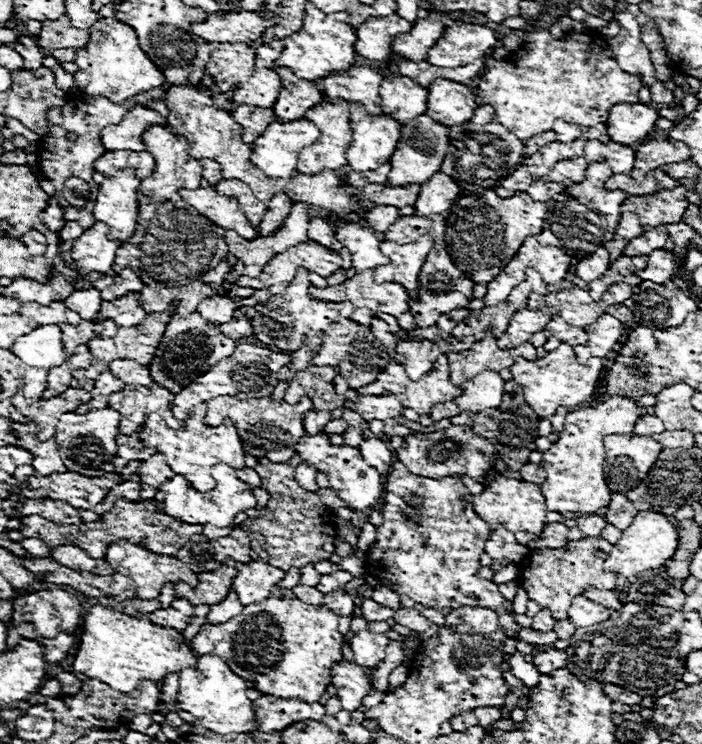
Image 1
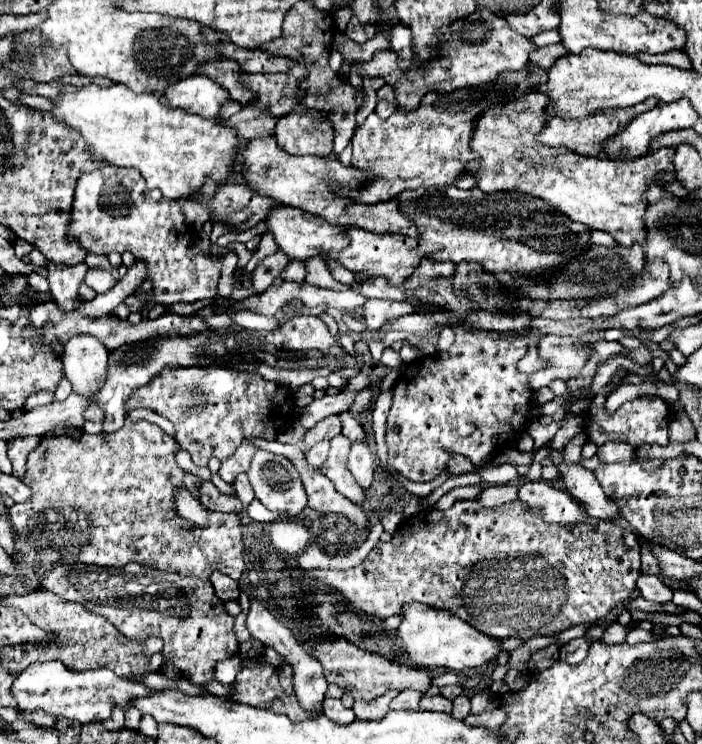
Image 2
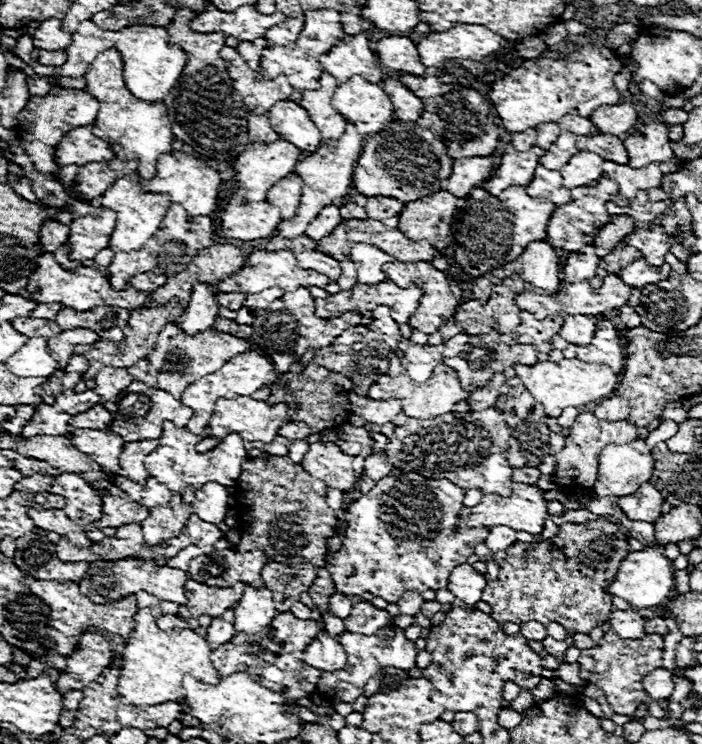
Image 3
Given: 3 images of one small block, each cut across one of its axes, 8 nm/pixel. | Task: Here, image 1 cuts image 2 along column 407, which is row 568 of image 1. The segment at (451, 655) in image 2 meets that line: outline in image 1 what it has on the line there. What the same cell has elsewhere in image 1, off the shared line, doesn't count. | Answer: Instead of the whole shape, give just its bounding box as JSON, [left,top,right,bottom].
[604,510,678,578]

